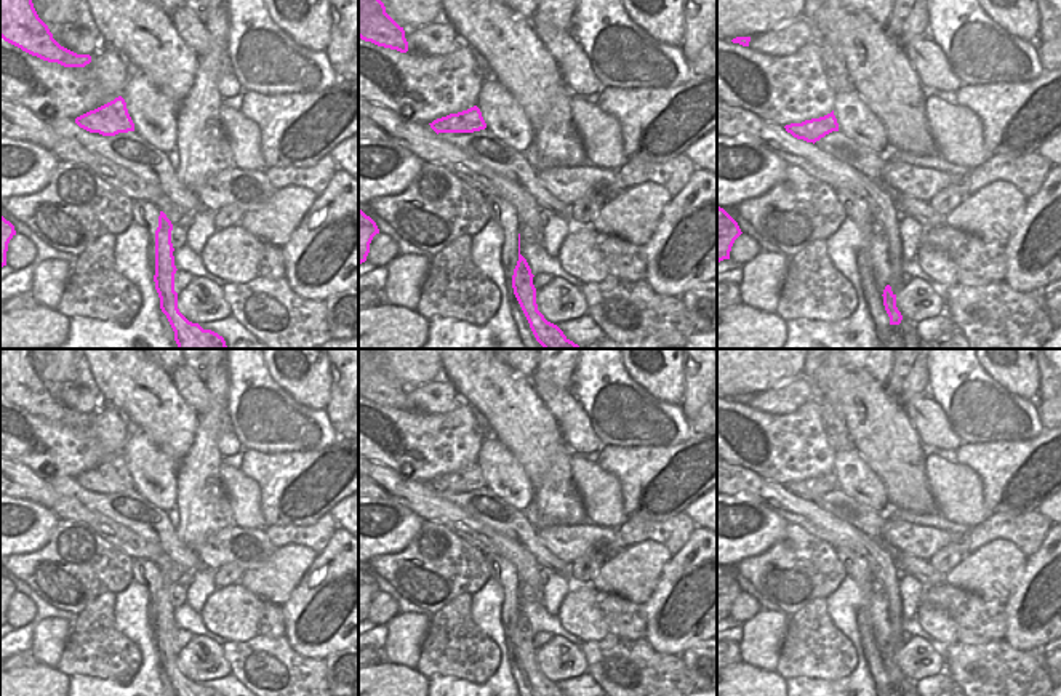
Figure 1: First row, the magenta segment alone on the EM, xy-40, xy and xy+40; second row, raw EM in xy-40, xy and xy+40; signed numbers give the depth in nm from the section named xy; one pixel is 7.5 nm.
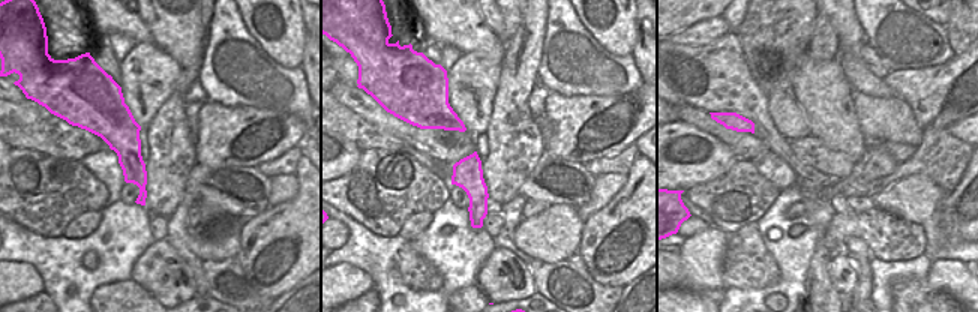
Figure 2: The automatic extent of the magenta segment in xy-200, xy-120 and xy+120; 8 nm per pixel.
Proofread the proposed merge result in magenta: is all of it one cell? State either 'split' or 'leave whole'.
split

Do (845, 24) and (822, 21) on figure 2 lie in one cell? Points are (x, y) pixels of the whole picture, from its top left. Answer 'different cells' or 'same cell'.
different cells

